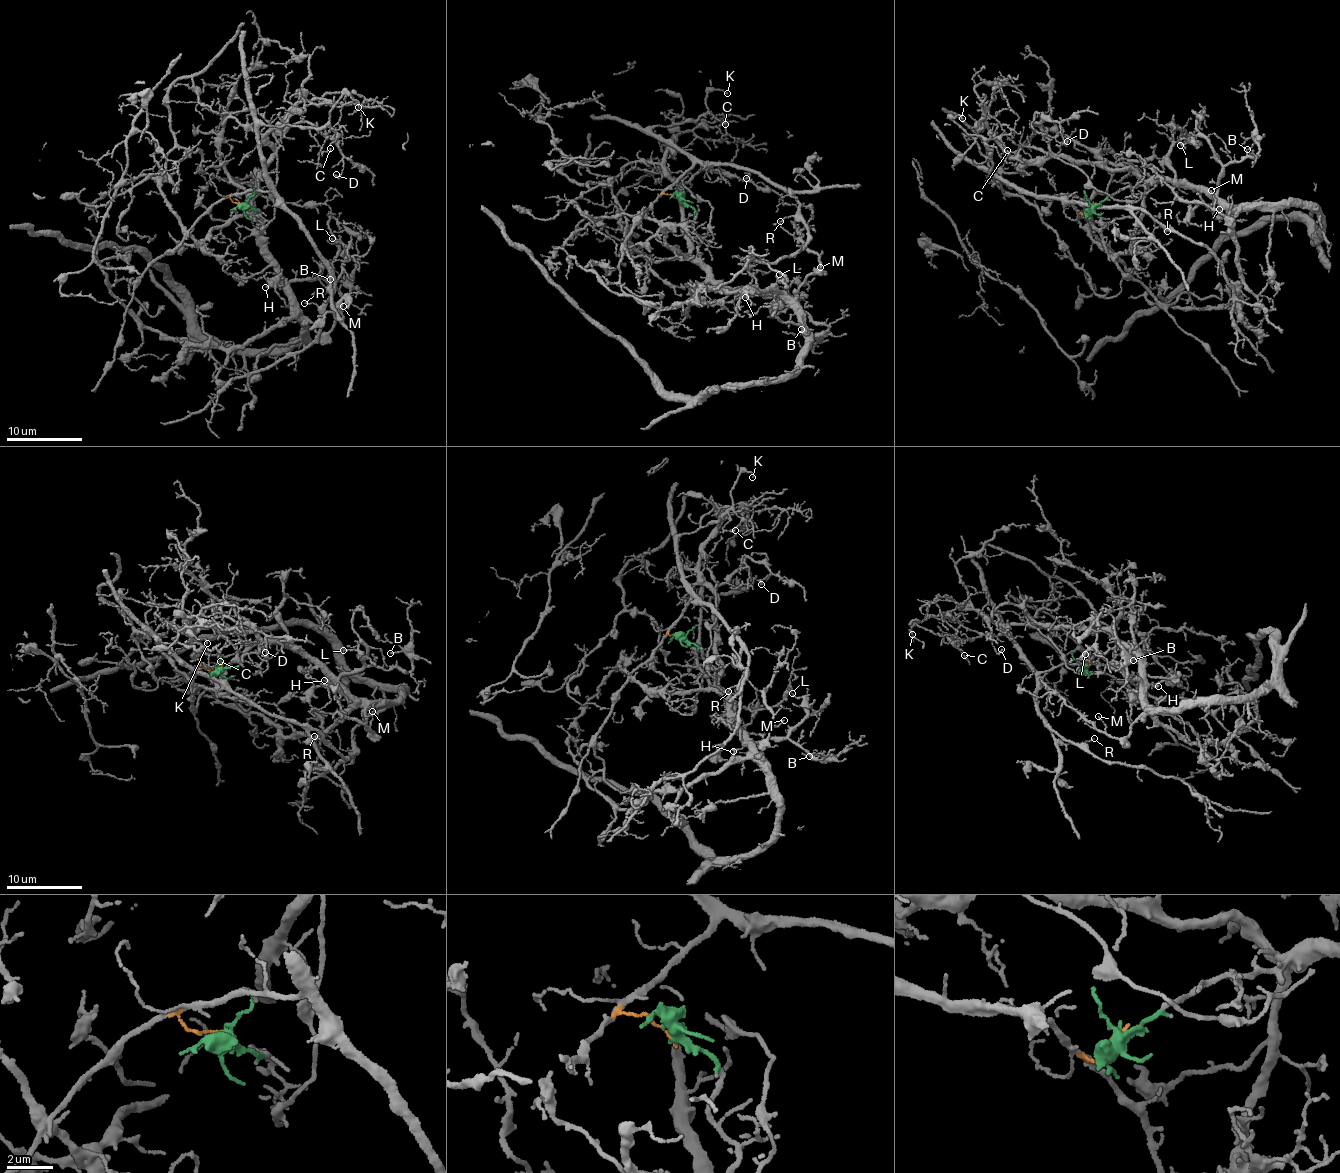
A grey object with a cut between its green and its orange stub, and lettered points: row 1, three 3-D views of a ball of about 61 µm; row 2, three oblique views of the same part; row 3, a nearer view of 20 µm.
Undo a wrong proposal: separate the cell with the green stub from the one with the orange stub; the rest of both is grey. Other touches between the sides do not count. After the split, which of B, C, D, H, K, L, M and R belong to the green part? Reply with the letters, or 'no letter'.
B, D, H, L, M

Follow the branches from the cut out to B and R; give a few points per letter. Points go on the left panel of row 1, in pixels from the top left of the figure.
B: (244, 203), (260, 213), (254, 218), (287, 282), (323, 279), (350, 298), (350, 291), (341, 281), (330, 279)
R: (244, 203), (232, 203), (231, 195), (255, 189), (272, 192), (304, 226), (334, 283), (320, 305), (305, 302)

